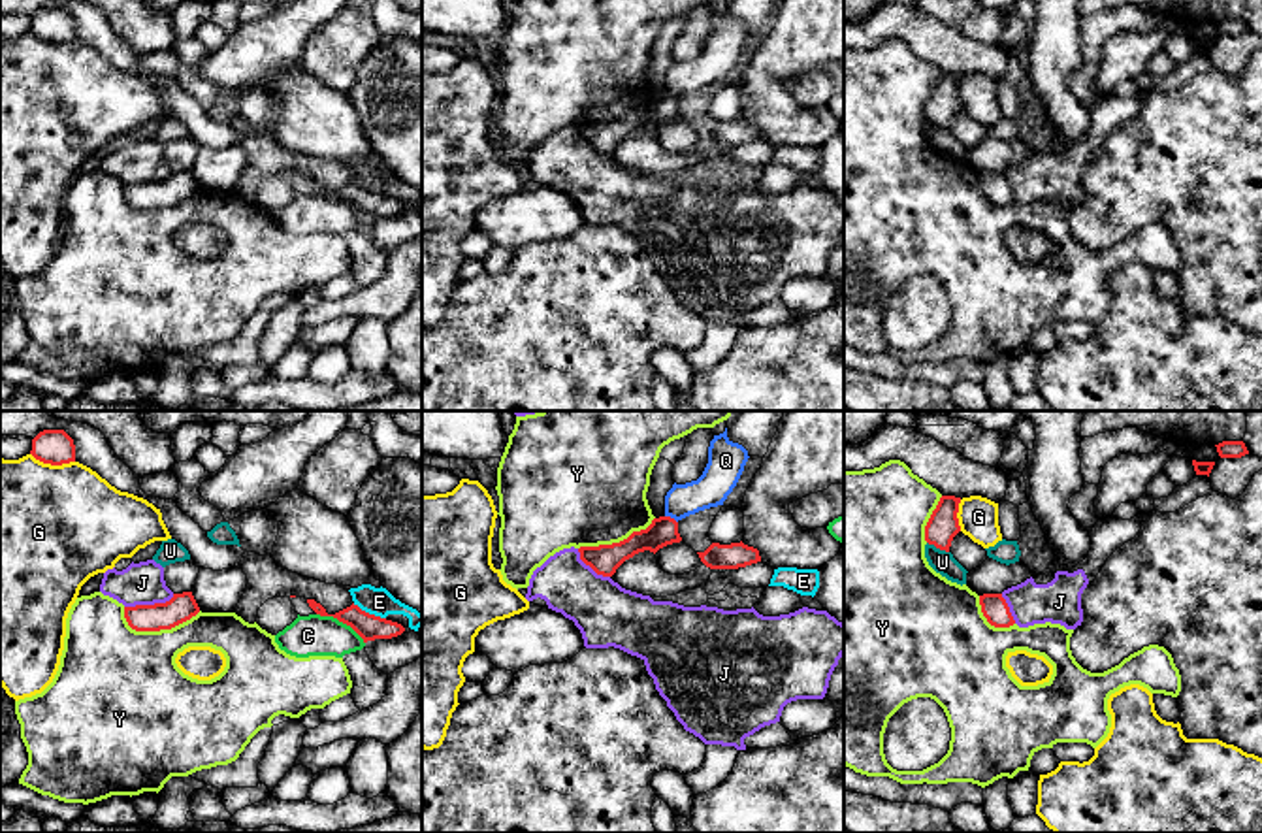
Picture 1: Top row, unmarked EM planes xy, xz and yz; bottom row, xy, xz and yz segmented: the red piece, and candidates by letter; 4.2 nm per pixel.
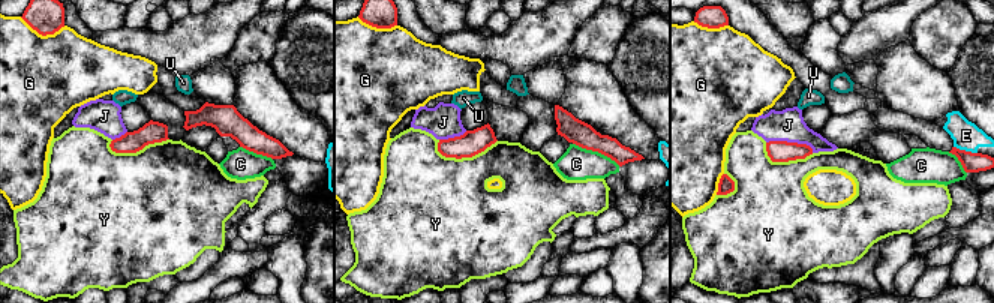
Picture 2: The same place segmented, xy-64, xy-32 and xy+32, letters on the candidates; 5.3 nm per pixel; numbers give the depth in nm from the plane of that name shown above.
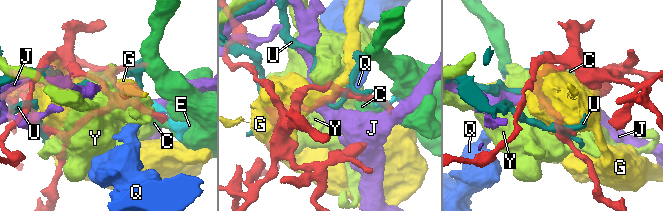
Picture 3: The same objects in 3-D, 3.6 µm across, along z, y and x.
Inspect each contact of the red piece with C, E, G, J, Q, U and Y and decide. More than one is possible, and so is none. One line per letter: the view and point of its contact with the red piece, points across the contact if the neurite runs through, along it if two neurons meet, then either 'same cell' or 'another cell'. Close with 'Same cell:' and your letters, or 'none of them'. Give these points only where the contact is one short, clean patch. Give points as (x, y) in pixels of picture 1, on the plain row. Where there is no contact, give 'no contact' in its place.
C: meets red in xy at (341, 198); another cell
E: meets red in xy at (368, 191); border along xy (353, 181), (385, 196); another cell
G: meets red in xy at (53, 42); another cell
J: meets red in xy at (149, 183); border along xy (174, 172), (164, 179), (125, 185); another cell
Q: meets red in xz at (669, 95); border along xz (665, 93), (677, 100); another cell
U: meets red in yz at (938, 125); another cell
Y: meets red in xy at (161, 206); another cell
Same cell: none of them

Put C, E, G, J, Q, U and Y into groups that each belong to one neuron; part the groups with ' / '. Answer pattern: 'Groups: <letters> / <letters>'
Groups: C / E / G / J / Q / U / Y

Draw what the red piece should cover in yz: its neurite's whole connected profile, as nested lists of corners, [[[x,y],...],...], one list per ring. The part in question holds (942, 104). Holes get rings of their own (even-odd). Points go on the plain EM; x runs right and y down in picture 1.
[[[942,74],[925,104],[925,119],[940,128],[949,130],[953,115],[961,109],[959,104],[961,75]]]

